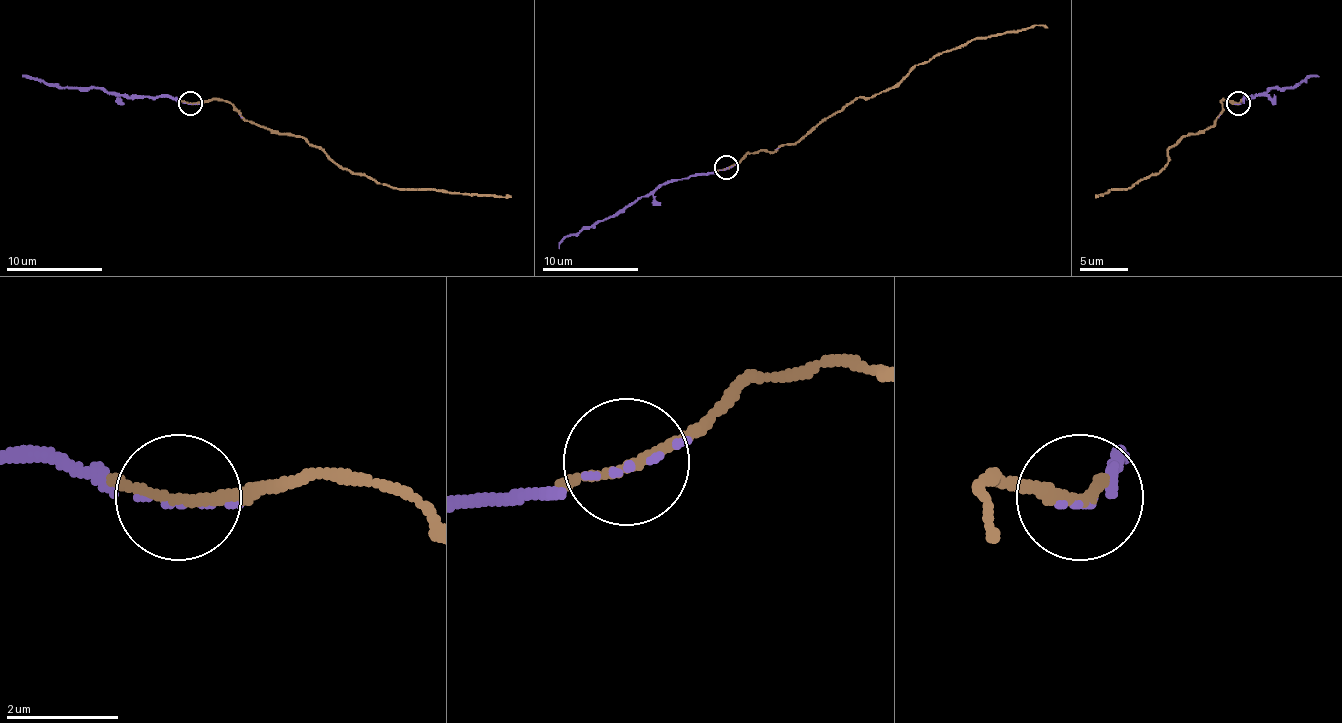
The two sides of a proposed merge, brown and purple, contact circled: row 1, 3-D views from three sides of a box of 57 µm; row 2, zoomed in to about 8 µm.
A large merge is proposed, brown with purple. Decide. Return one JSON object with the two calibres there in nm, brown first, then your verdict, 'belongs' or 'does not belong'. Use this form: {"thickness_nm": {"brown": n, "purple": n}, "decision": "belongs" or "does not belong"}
{"thickness_nm": {"brown": 170, "purple": 60}, "decision": "belongs"}

